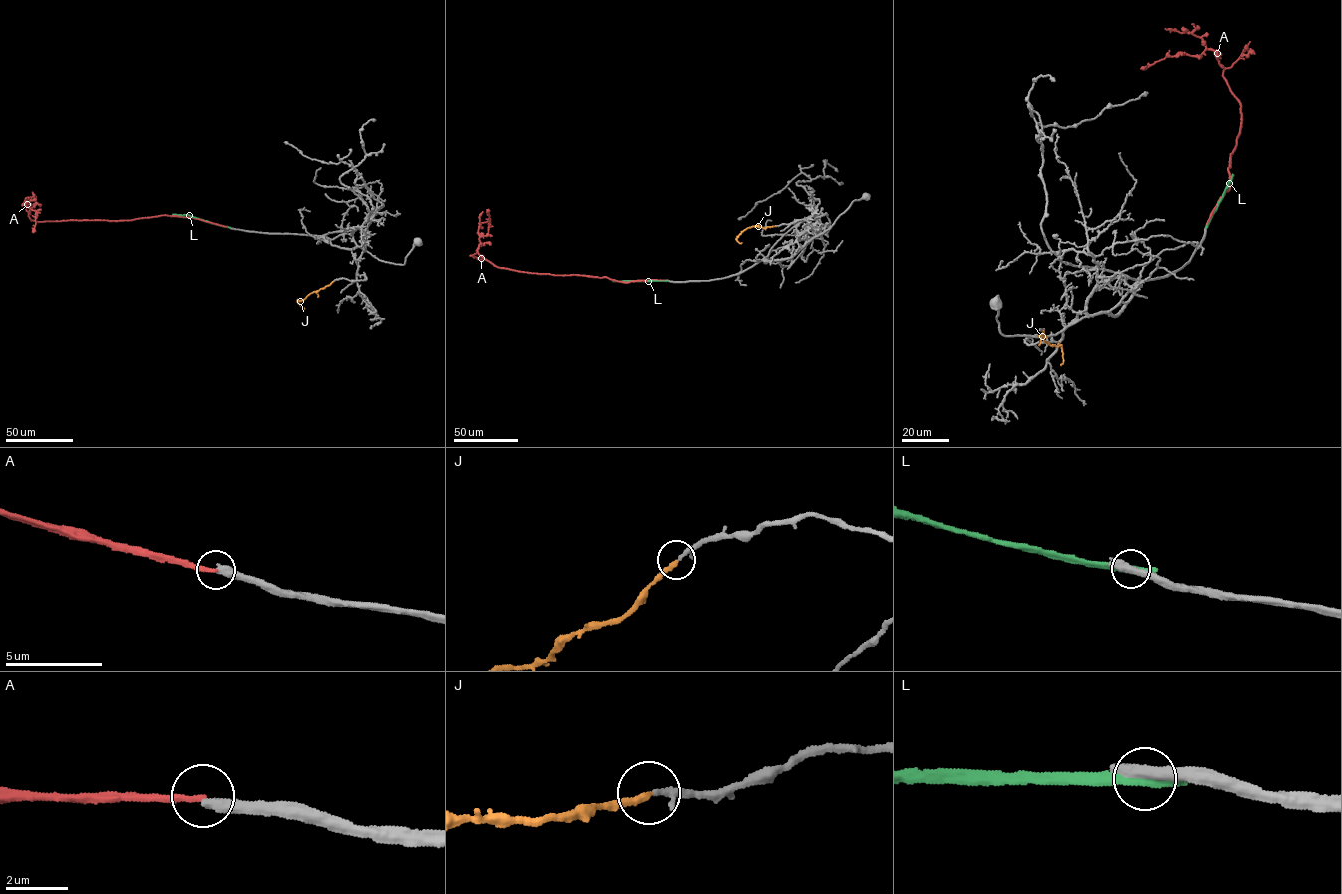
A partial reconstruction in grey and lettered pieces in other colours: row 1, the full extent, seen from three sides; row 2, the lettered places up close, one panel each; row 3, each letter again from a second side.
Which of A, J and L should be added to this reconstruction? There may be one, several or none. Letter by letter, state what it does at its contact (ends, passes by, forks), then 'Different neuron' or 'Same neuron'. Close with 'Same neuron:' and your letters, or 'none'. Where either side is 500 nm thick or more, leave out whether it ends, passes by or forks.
A: It ends there. Different neuron
J: It ends there. Same neuron
L: Different neuron
Same neuron: J

